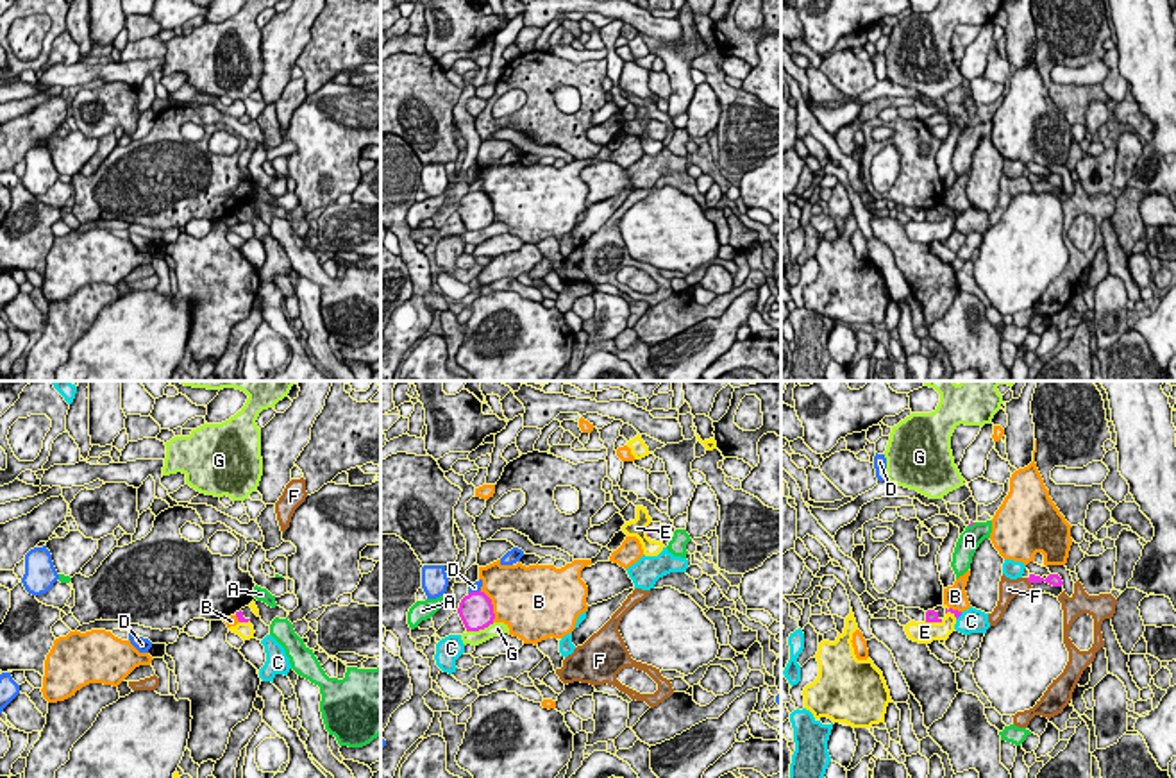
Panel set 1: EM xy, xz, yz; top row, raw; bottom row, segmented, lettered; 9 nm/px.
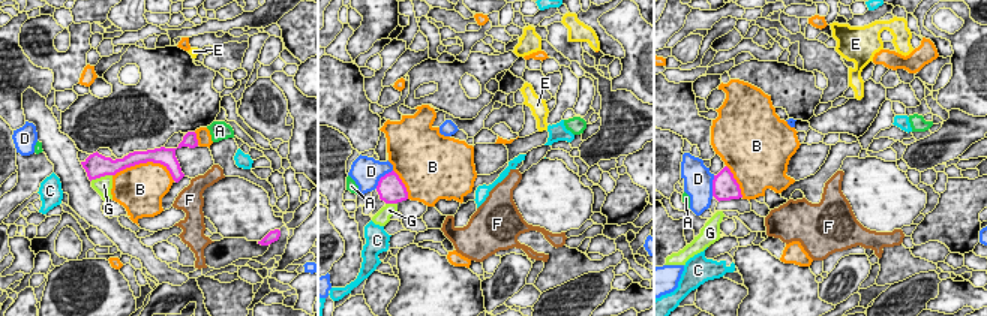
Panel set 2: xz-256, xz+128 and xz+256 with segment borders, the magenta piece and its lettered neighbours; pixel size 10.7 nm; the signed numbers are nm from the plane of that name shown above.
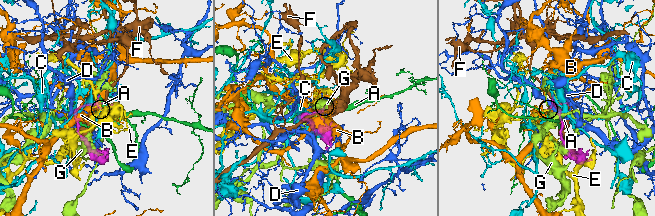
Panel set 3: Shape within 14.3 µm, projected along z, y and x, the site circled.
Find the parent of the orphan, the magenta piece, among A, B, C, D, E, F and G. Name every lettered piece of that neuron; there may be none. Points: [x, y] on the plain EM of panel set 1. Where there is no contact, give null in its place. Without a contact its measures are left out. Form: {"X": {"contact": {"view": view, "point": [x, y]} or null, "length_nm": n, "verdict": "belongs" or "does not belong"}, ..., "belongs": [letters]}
{"A": {"contact": {"view": "yz", "point": [971, 124]}, "length_nm": 70, "verdict": "does not belong"}, "B": {"contact": {"view": "xz", "point": [492, 204]}, "length_nm": 320, "verdict": "does not belong"}, "C": {"contact": {"view": "yz", "point": [960, 213]}, "length_nm": 100, "verdict": "does not belong"}, "D": {"contact": {"view": "xz", "point": [474, 192]}, "length_nm": 120, "verdict": "does not belong"}, "E": {"contact": {"view": "yz", "point": [933, 220]}, "length_nm": 180, "verdict": "does not belong"}, "F": {"contact": {"view": "yz", "point": [1028, 179]}, "length_nm": 70, "verdict": "does not belong"}, "G": {"contact": {"view": "xz", "point": [479, 228]}, "length_nm": 260, "verdict": "does not belong"}, "belongs": []}

